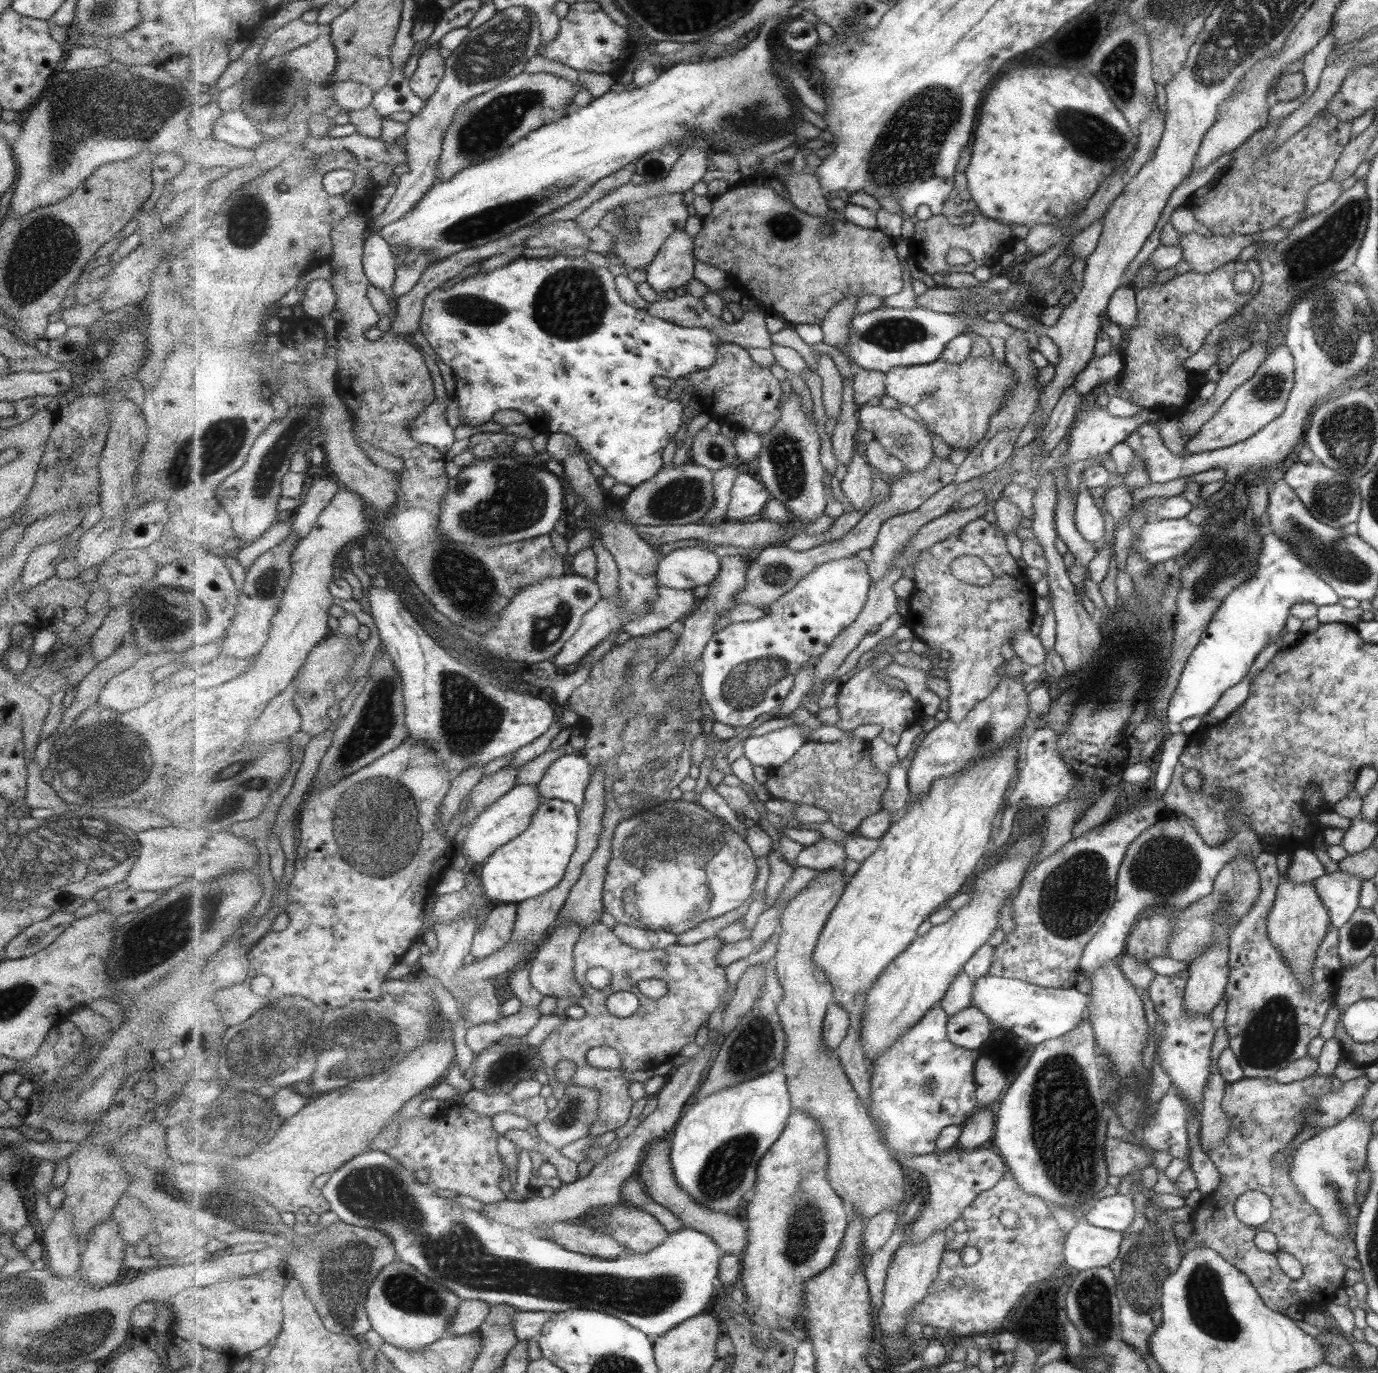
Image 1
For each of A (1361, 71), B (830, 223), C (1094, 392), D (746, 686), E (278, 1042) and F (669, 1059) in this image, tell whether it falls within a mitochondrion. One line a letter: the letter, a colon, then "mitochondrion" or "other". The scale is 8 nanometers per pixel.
A: other
B: other
C: other
D: mitochondrion
E: mitochondrion
F: other

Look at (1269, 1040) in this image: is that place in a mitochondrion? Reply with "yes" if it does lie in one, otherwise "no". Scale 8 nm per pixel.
yes

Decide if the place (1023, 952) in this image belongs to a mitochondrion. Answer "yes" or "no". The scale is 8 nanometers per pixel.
no

